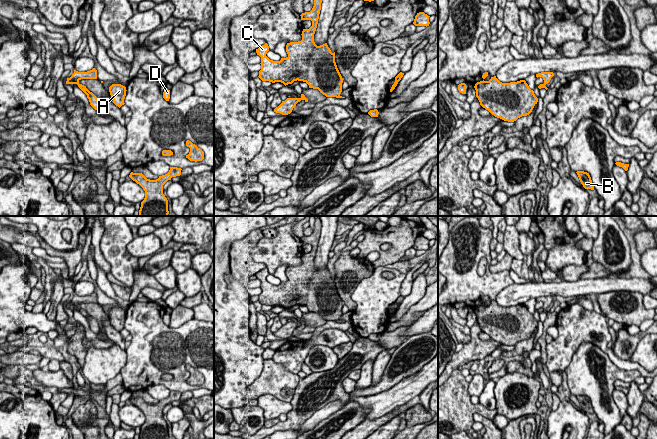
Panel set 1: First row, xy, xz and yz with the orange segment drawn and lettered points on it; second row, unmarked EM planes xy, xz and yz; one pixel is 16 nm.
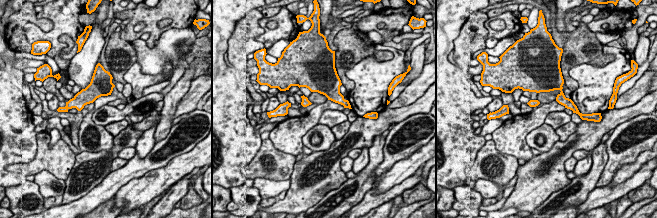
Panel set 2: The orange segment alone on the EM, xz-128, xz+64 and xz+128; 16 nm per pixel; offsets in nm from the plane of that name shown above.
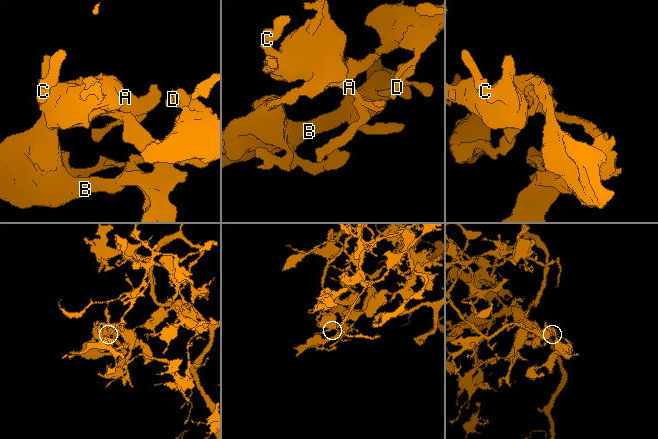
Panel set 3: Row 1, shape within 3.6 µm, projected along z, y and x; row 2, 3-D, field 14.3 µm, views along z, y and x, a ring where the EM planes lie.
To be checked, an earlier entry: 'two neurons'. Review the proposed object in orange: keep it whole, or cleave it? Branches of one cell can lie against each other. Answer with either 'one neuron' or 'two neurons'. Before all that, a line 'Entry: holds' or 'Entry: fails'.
Entry: holds
two neurons

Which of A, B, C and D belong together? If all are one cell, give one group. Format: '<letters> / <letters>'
A B C / D

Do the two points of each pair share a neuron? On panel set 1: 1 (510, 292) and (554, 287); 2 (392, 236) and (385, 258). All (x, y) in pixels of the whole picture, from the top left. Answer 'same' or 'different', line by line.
1: same
2: same

